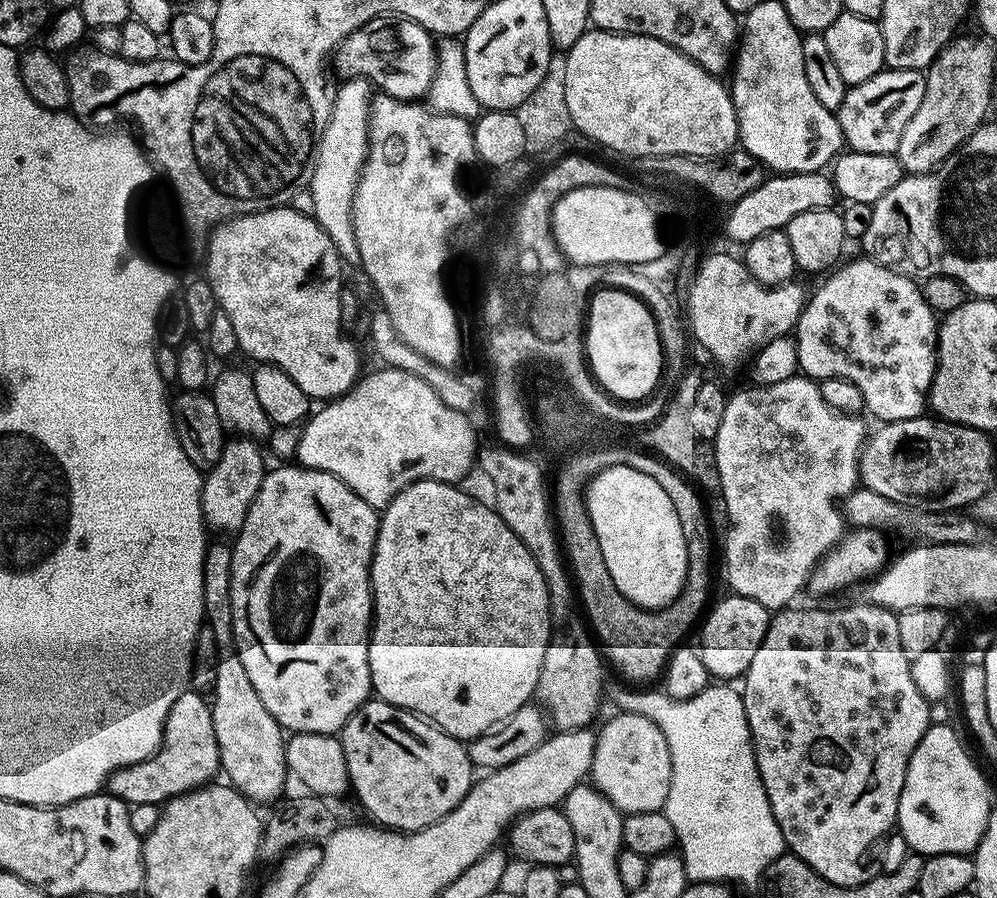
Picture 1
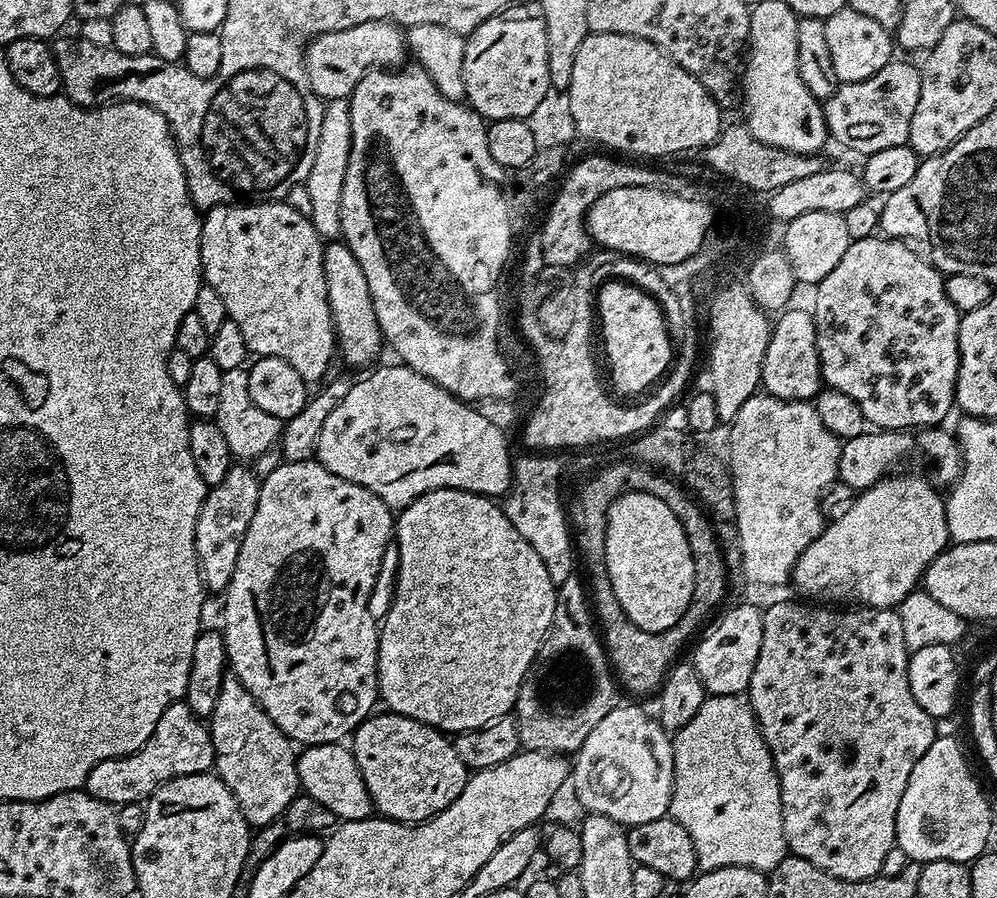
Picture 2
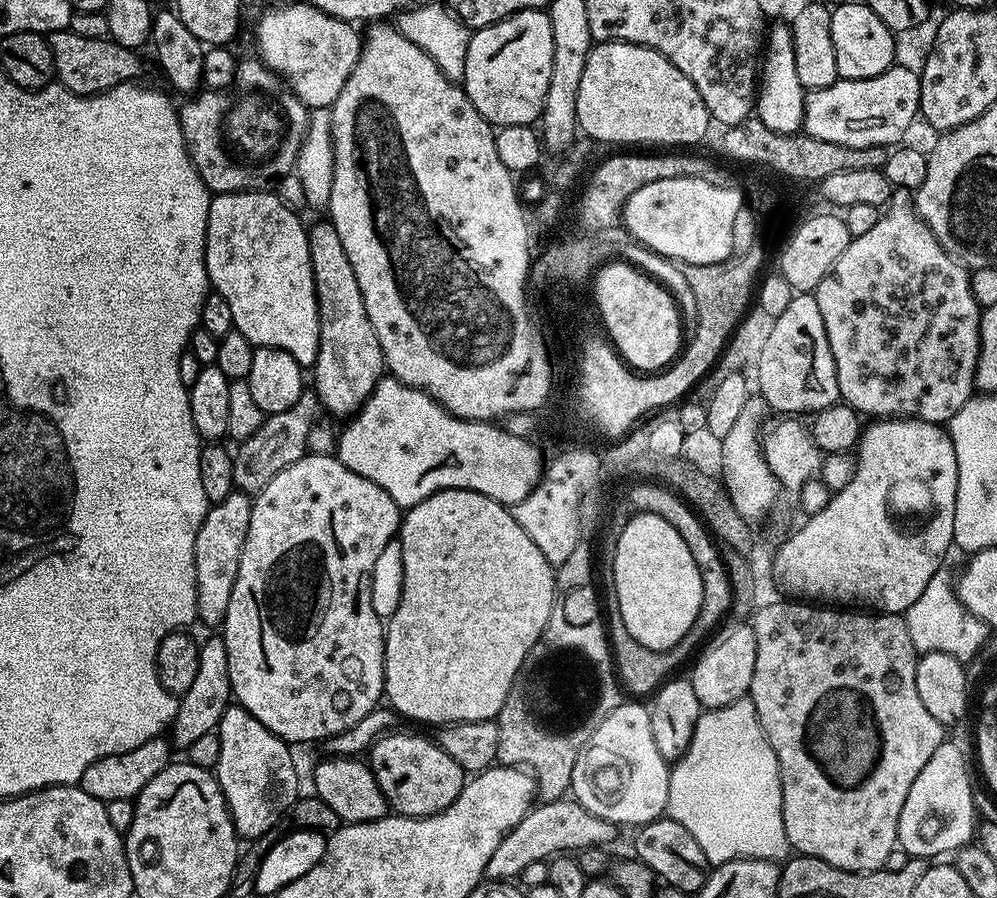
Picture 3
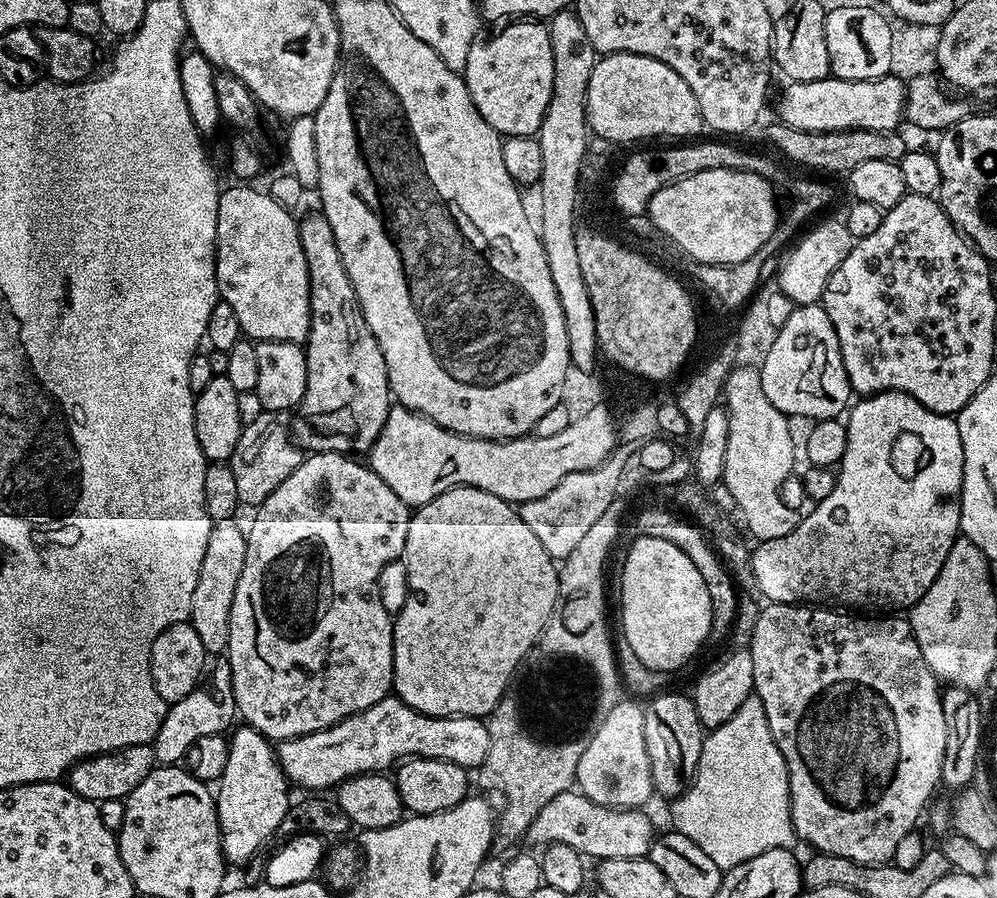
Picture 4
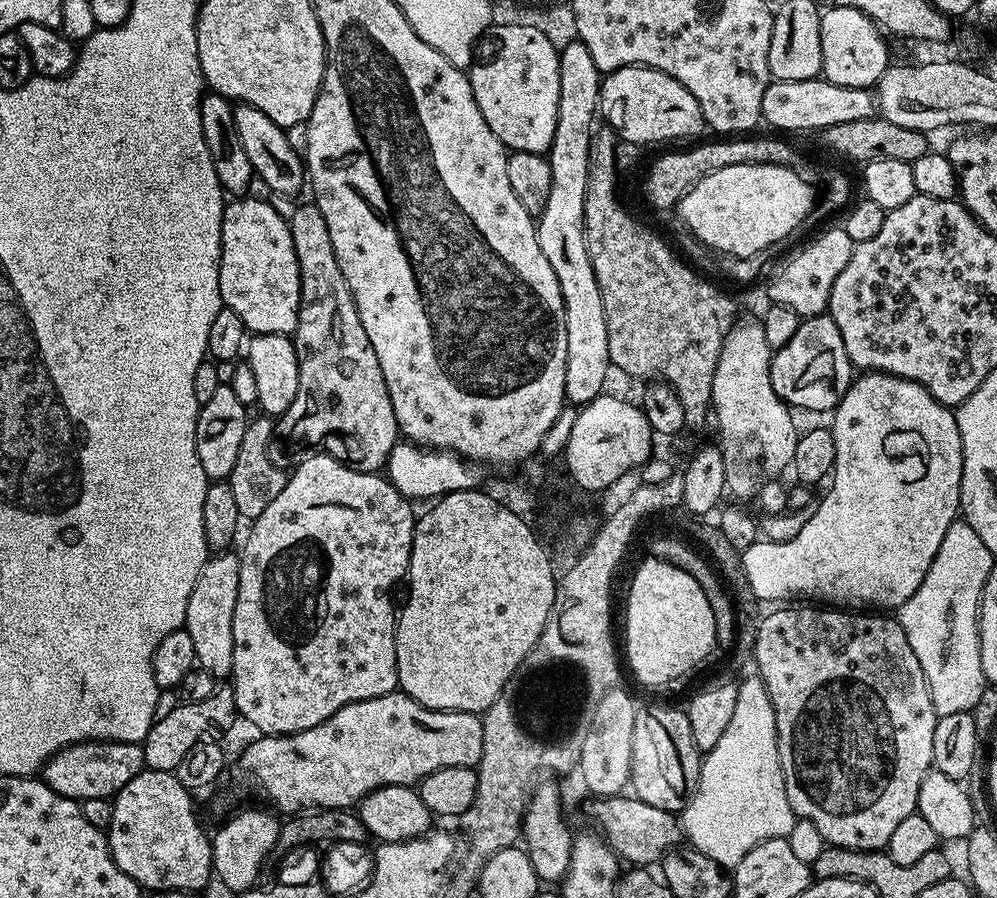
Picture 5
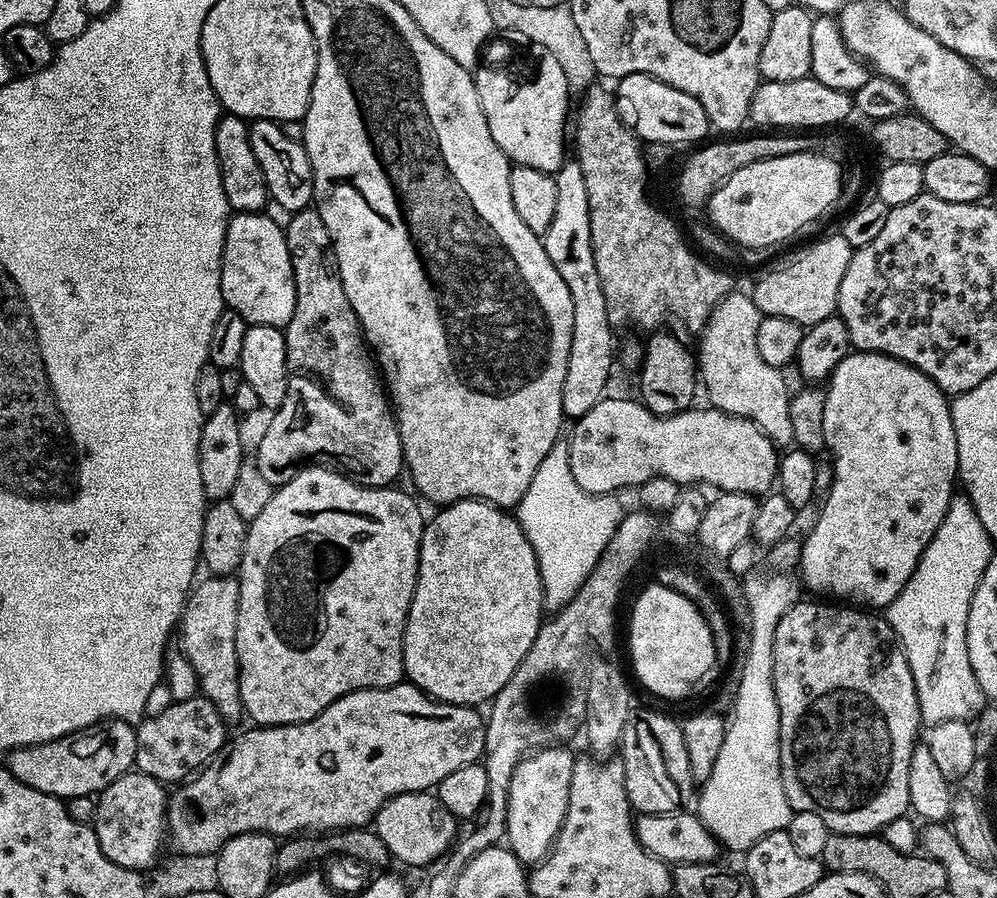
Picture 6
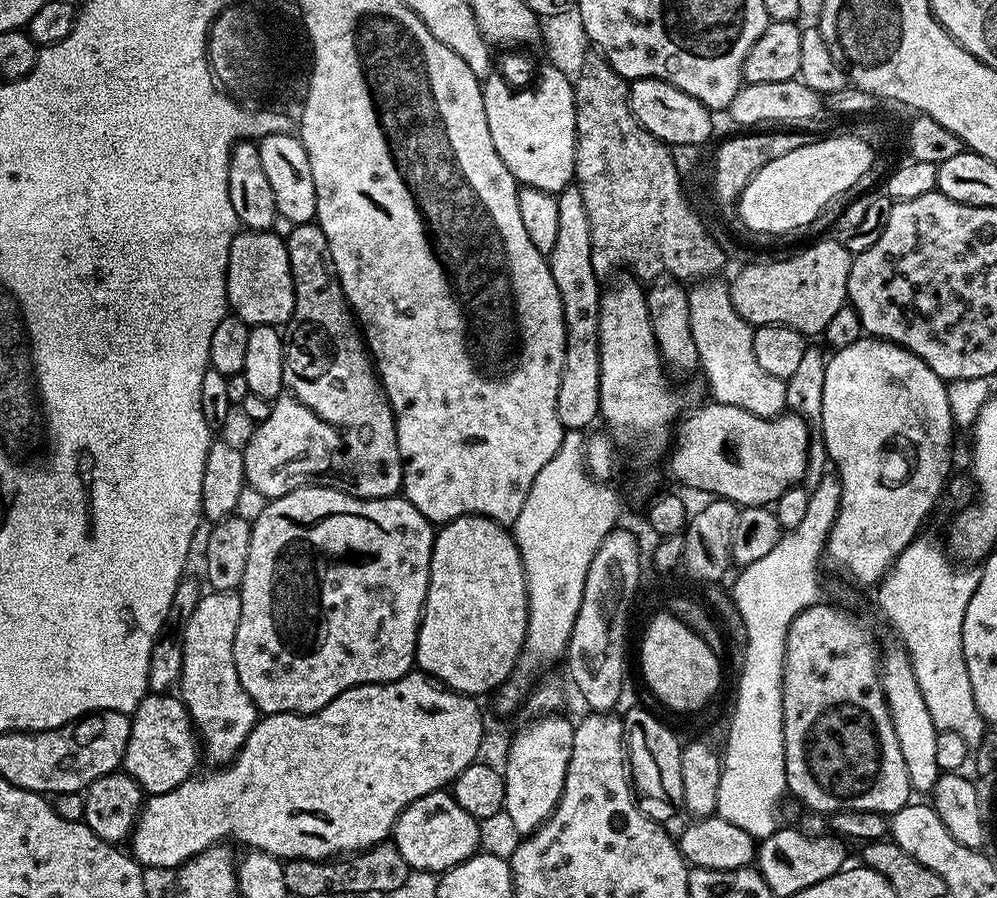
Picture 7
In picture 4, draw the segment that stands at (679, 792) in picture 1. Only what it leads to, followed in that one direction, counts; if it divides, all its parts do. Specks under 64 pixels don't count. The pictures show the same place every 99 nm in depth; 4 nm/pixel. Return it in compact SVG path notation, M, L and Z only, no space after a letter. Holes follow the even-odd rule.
M751 694L746 702L742 702L742 706L738 706L732 718L705 735L696 763L696 773L692 775L682 799L674 808L676 813L672 816L672 824L676 827L673 828L675 835L694 845L722 870L731 868L762 846L791 841L794 825L788 809L788 791L781 762L782 754L766 722L766 710L762 710L760 699Z

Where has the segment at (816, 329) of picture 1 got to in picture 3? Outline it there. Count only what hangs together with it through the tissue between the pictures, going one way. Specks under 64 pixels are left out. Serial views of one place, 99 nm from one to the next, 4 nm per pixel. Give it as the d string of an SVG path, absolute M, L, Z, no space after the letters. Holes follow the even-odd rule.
M898 188L892 193L890 203L883 209L878 222L867 234L853 236L842 250L838 262L826 278L814 289L822 323L826 325L826 338L830 342L830 354L834 354L834 370L838 374L840 400L852 407L864 418L911 418L925 420L931 424L947 425L958 414L958 410L972 399L976 388L976 363L980 353L981 306L972 293L972 278L969 269L953 256L948 255L943 246L934 238L926 222L916 213L916 205L909 189Z

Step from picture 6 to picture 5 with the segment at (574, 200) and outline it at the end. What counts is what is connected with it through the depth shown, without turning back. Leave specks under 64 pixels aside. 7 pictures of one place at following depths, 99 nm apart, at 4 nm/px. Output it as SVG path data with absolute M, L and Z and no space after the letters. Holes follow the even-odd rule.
M578 38L561 47L559 53L558 126L554 130L554 142L546 153L550 162L550 198L538 214L536 237L562 290L566 314L564 398L569 405L583 406L605 391L604 383L608 380L612 363L610 338L606 334L606 310L602 310L602 290L598 290L598 278L594 278L594 266L590 266L590 254L584 237L590 146L598 124L602 73L598 66L594 66L590 50L586 50Z

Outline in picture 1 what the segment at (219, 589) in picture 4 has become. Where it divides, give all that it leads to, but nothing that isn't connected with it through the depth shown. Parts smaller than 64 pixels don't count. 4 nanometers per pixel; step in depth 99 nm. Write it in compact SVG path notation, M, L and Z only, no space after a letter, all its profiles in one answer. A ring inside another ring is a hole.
M229 439L222 450L222 458L218 458L218 462L214 462L214 466L207 469L200 501L204 523L211 531L213 528L216 534L235 534L240 531L242 522L262 486L266 465L259 446L261 445L255 439Z

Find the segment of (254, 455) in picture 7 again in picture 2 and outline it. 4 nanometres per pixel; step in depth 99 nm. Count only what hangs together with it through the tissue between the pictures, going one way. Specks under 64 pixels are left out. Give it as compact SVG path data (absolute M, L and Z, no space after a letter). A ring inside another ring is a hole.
M343 242L325 243L322 270L326 274L326 294L330 302L332 325L336 331L338 356L345 365L353 364L356 368L367 369L373 363L371 360L379 354L380 344L382 348L382 337L366 274L362 274L362 266L358 266L358 258L354 258L350 246Z

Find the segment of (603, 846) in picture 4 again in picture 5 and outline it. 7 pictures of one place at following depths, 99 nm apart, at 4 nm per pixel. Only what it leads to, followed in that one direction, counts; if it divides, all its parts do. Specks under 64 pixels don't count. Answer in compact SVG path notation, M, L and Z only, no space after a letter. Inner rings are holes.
M634 794L605 796L593 799L591 802L592 816L601 824L599 827L603 835L621 861L629 865L655 865L663 860L669 850L681 843L682 829L677 813L658 810L658 806L650 806L650 802L642 802Z

